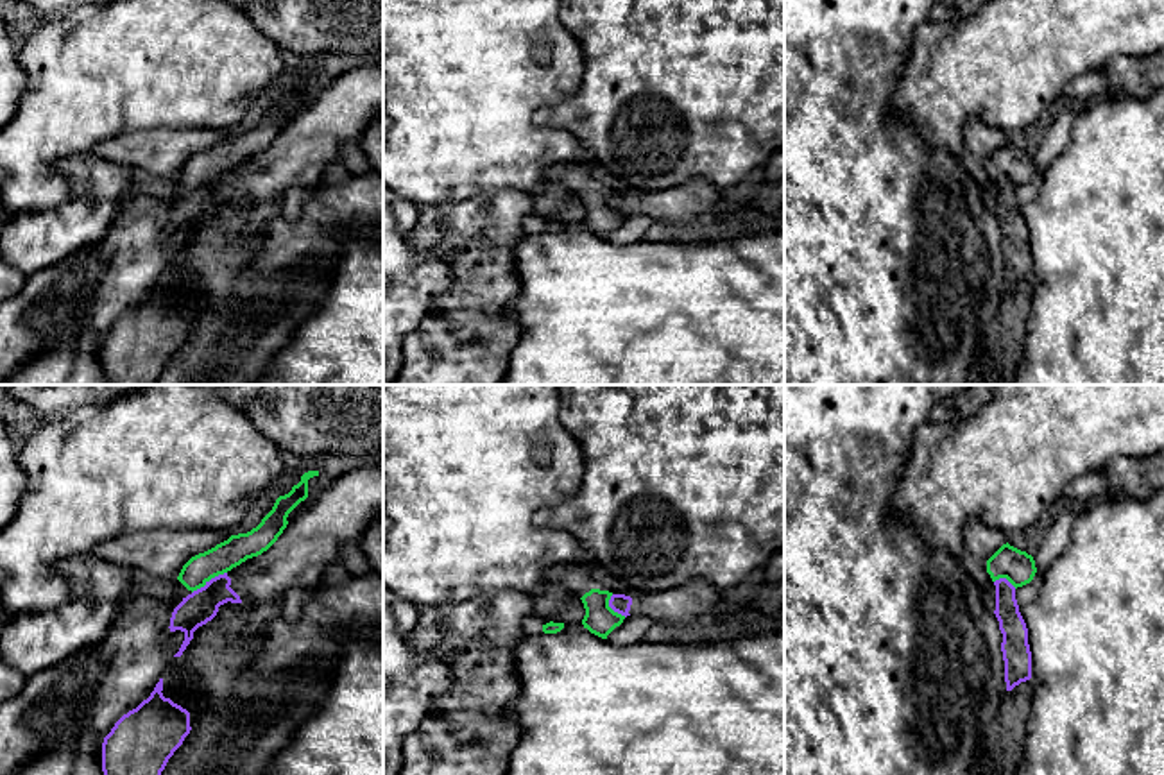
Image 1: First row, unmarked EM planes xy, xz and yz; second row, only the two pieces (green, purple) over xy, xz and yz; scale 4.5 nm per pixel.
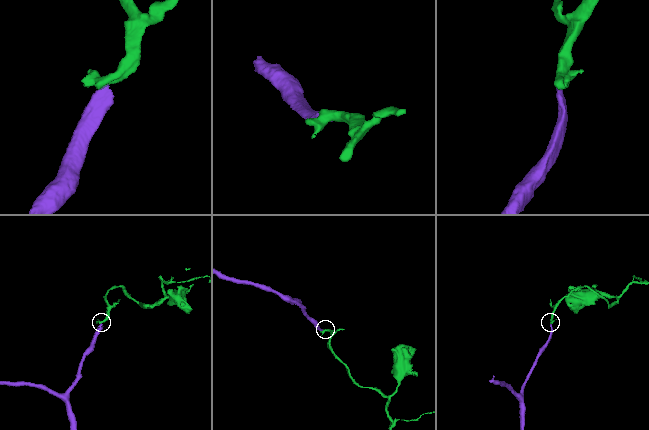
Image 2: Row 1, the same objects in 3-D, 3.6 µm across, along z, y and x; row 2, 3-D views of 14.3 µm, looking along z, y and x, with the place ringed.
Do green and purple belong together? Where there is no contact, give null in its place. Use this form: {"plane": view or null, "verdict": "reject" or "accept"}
{"plane": "xy", "verdict": "reject"}

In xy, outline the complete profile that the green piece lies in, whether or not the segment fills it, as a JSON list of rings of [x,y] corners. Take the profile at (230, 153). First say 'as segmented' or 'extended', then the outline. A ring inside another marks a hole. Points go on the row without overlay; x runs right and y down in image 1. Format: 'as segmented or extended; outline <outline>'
extended; outline [[[319,70],[304,72],[301,81],[288,93],[279,95],[272,109],[251,131],[231,134],[215,147],[192,156],[177,175],[179,183],[172,199],[131,192],[120,200],[100,242],[29,276],[23,288],[0,304],[0,385],[64,338],[86,331],[106,336],[124,313],[147,299],[184,240],[184,231],[168,227],[174,208],[211,177],[267,150],[287,127],[288,113],[308,97],[308,79],[313,75],[319,75]]]

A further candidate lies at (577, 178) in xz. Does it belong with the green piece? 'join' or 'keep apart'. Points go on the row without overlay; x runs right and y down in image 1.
join

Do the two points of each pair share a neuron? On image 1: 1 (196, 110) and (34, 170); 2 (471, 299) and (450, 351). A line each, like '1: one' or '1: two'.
1: one
2: one

